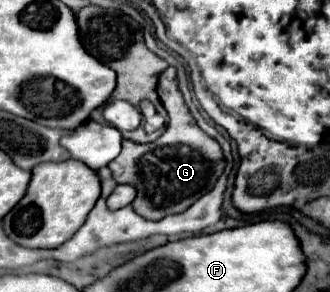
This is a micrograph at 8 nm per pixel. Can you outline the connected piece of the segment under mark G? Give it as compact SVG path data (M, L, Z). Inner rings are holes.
M168 67L160 75L158 93L170 119L166 131L154 143L146 145L122 141L122 153L108 165L116 183L130 183L136 187L138 195L132 201L132 207L138 215L150 221L158 221L166 215L186 211L216 185L218 177L224 171L222 147L216 139L206 135L196 125L178 89L178 77L174 67Z

